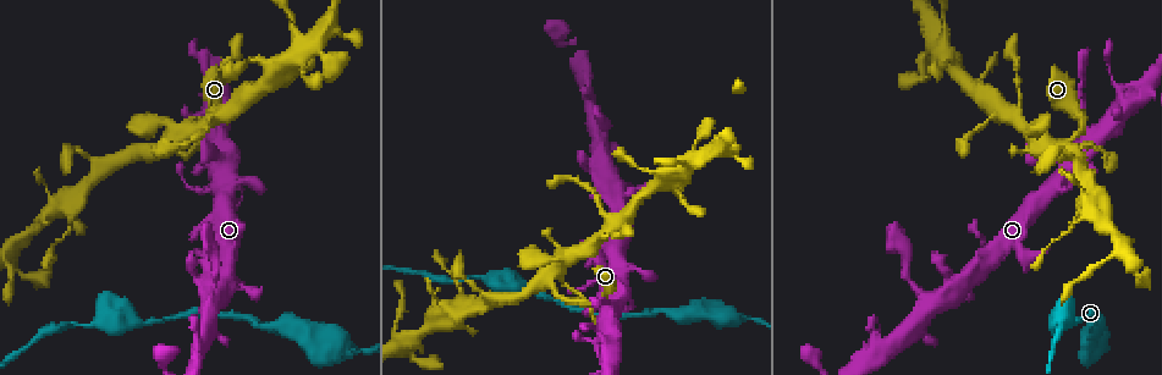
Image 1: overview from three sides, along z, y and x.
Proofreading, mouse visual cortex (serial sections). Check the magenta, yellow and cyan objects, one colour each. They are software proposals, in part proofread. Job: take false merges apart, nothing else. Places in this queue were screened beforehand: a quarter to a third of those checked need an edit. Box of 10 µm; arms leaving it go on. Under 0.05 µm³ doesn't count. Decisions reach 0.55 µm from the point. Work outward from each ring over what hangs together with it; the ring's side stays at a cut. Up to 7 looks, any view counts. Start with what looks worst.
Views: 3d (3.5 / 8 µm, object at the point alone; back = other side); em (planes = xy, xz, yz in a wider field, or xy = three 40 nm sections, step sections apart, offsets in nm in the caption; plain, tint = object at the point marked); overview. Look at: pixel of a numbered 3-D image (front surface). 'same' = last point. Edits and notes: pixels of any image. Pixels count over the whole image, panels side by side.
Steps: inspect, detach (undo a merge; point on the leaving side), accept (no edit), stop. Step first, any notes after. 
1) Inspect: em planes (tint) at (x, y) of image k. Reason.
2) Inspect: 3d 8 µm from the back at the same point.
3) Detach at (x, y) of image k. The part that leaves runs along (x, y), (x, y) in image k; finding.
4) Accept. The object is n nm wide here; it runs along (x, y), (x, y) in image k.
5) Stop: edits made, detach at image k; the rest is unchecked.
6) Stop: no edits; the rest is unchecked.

Inspect: 3d 3.5 µm at (545, 282) of image 1. Abrupt turn.

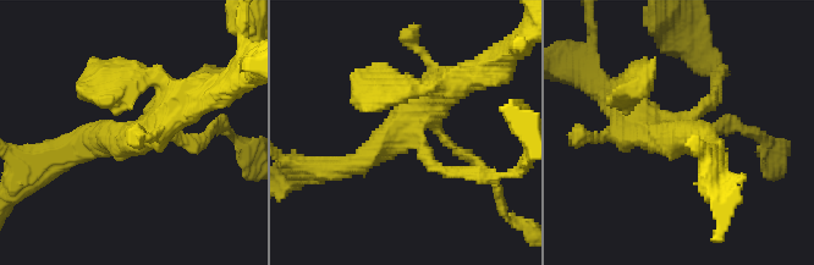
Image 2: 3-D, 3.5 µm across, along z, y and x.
Inspect: em planes (tint) at (406, 132) of image 2. Now the EM.

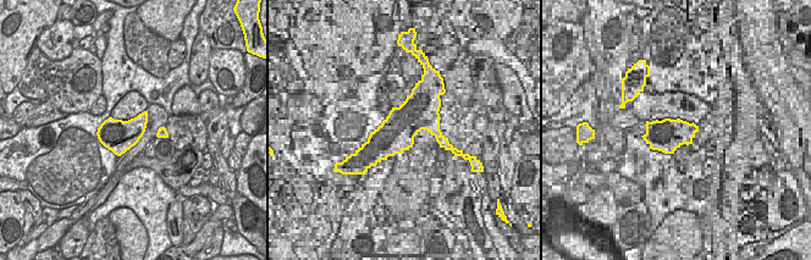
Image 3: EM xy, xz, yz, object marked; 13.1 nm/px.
Accept. It runs along (718, 88), (676, 133), (626, 99) in image 2; continuous, no second cell.

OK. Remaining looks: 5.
Inspect: 3d 3.5 µm at (313, 47) of image 1. Small branch off a trunk.

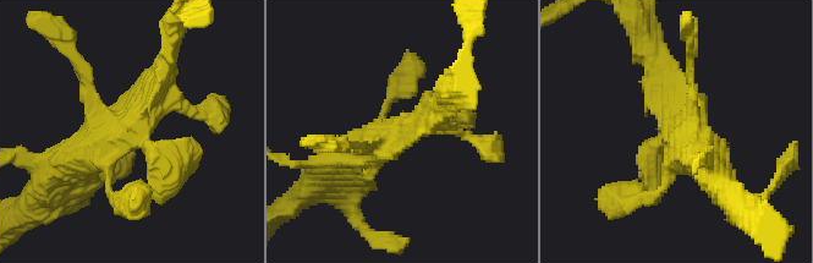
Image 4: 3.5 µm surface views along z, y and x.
Inspect: em planes (tint) at (401, 128) of image 4. Now the EM.

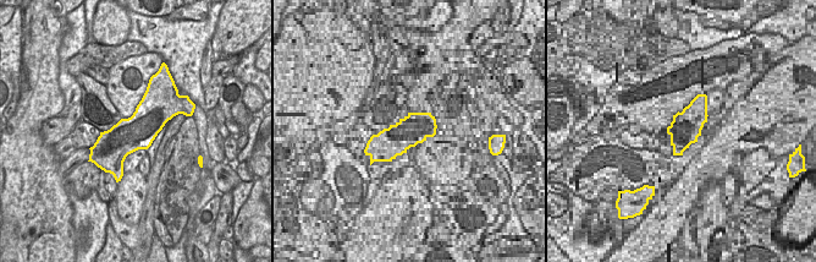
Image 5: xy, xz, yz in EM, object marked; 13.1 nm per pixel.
Inspect: em xy step 1 (tint) at the same point. Cut it another way.

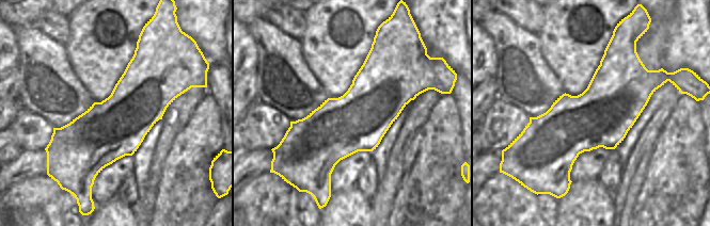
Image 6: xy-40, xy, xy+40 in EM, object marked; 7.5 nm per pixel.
Accept. It runs along (65, 164), (137, 122), (166, 62) in image 4; all the same cell.

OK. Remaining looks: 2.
Inspect: 3d 3.5 µm at (220, 146) of image 1. Thin arm on a thick one.

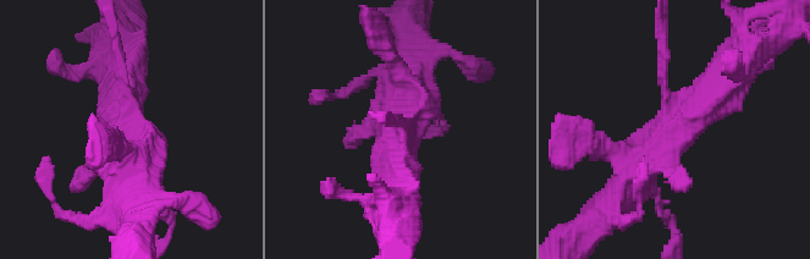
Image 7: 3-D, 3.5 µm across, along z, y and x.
Inspect: em xy step 2 (tint) at (124, 129) of image 7.

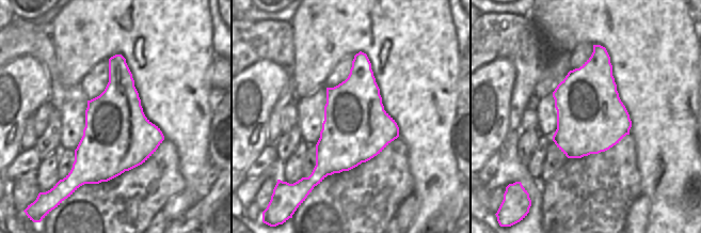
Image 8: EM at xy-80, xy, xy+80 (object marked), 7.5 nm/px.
Detach at (666, 53) of image 7. A second cell is stuck on.

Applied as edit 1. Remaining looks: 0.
Stop: edits made, detach at image 7; the rest is unchecked.

